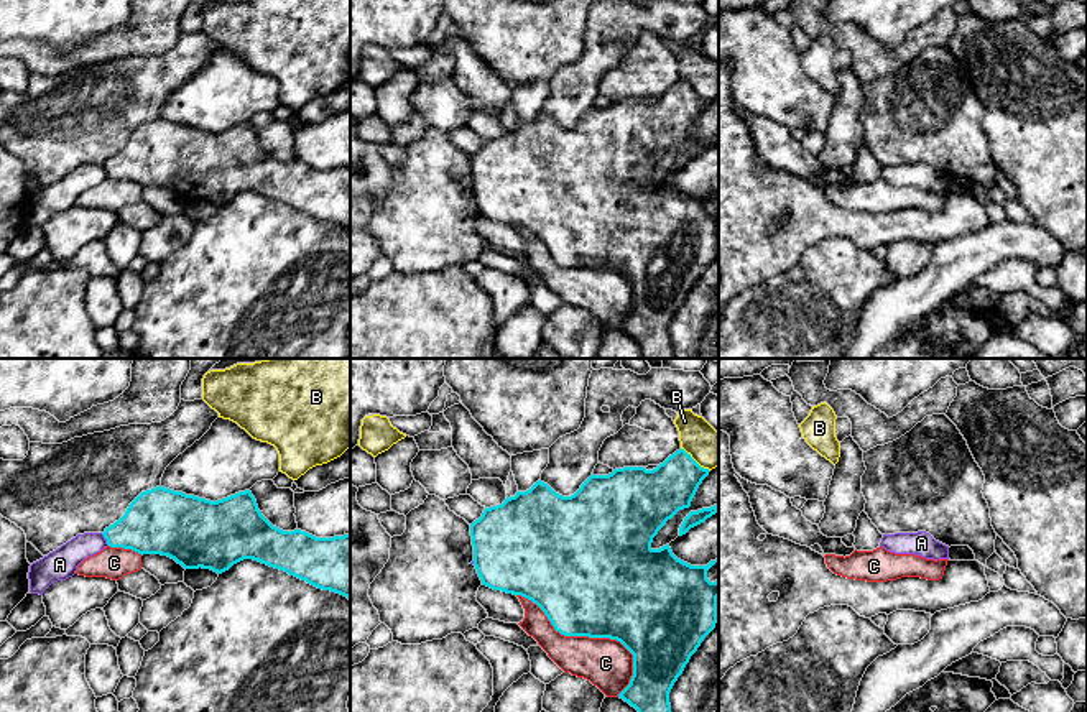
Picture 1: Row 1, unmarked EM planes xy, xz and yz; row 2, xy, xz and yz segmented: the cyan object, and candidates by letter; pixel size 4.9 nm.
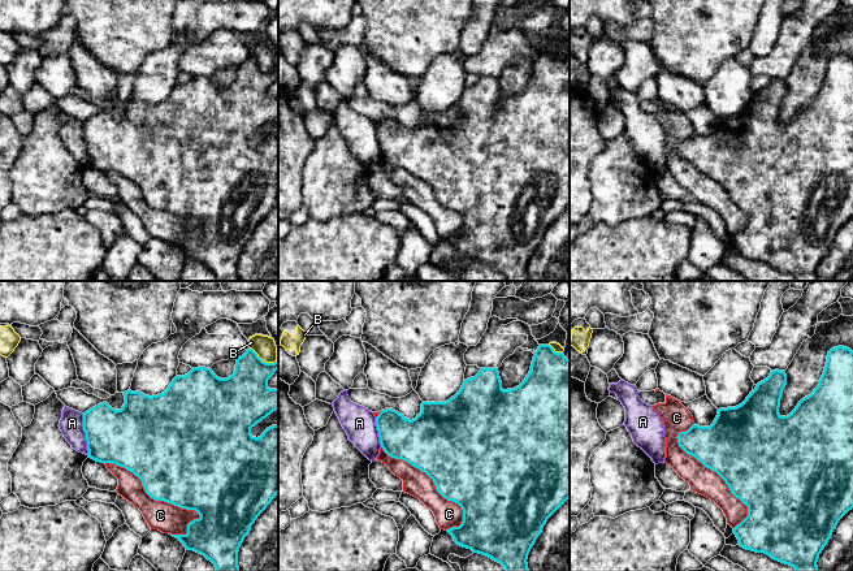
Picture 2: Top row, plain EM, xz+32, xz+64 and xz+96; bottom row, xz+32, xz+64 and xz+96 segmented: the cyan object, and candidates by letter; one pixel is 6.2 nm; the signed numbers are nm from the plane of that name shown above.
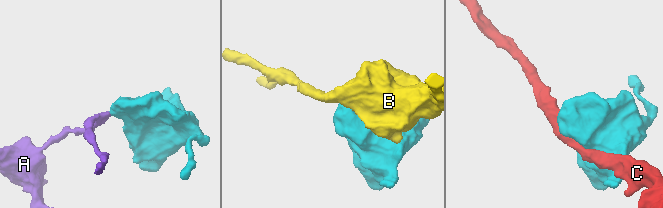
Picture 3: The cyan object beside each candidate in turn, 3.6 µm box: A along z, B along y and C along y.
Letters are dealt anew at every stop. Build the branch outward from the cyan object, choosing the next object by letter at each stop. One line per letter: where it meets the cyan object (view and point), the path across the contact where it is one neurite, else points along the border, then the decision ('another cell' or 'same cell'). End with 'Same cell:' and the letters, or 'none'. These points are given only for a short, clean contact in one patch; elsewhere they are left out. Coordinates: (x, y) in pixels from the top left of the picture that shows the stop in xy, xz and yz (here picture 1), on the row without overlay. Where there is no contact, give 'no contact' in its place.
A: meets cyan in xy at (106, 170); border along xy (101, 165), (109, 176); another cell
B: meets cyan in xz at (694, 92); border along xz (681, 79), (709, 102); another cell
C: meets cyan in xz at (592, 268); another cell
Same cell: none

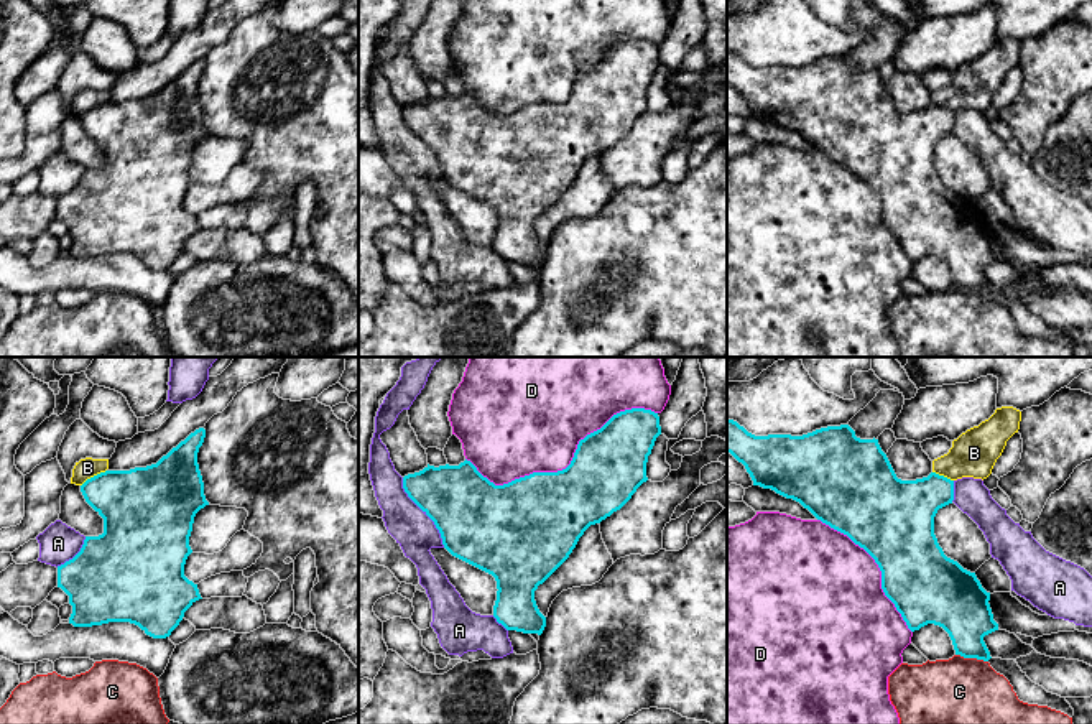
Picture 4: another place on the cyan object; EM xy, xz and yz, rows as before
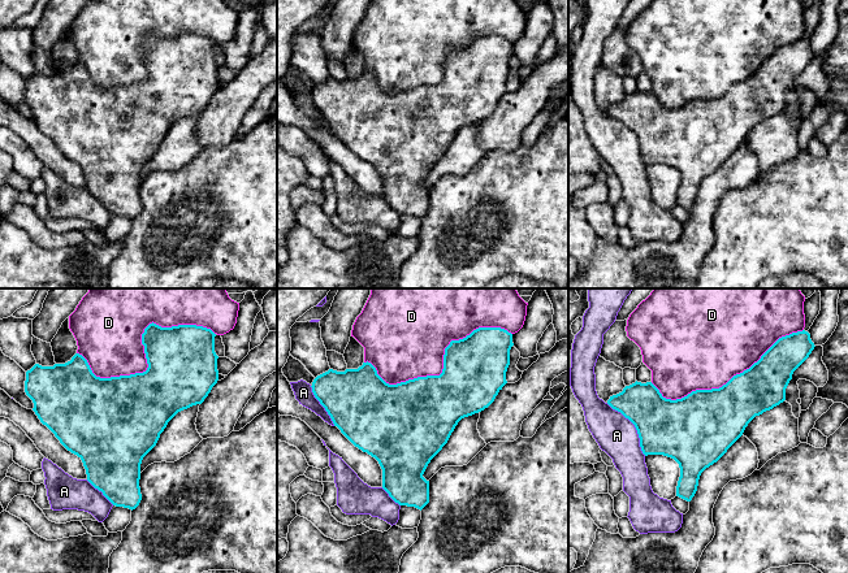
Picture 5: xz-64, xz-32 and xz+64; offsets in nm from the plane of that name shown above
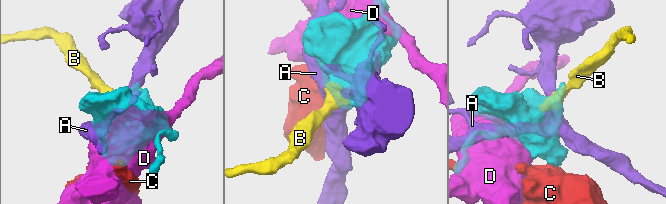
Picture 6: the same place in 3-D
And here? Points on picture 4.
A: meets cyan in xz at (423, 142); another cell
B: meets cyan in xy at (94, 107); same cell
C: meets cyan in yz at (972, 288); border along yz (956, 285), (987, 293); another cell
D: meets cyan in xz at (568, 97); another cell
Same cell: B

